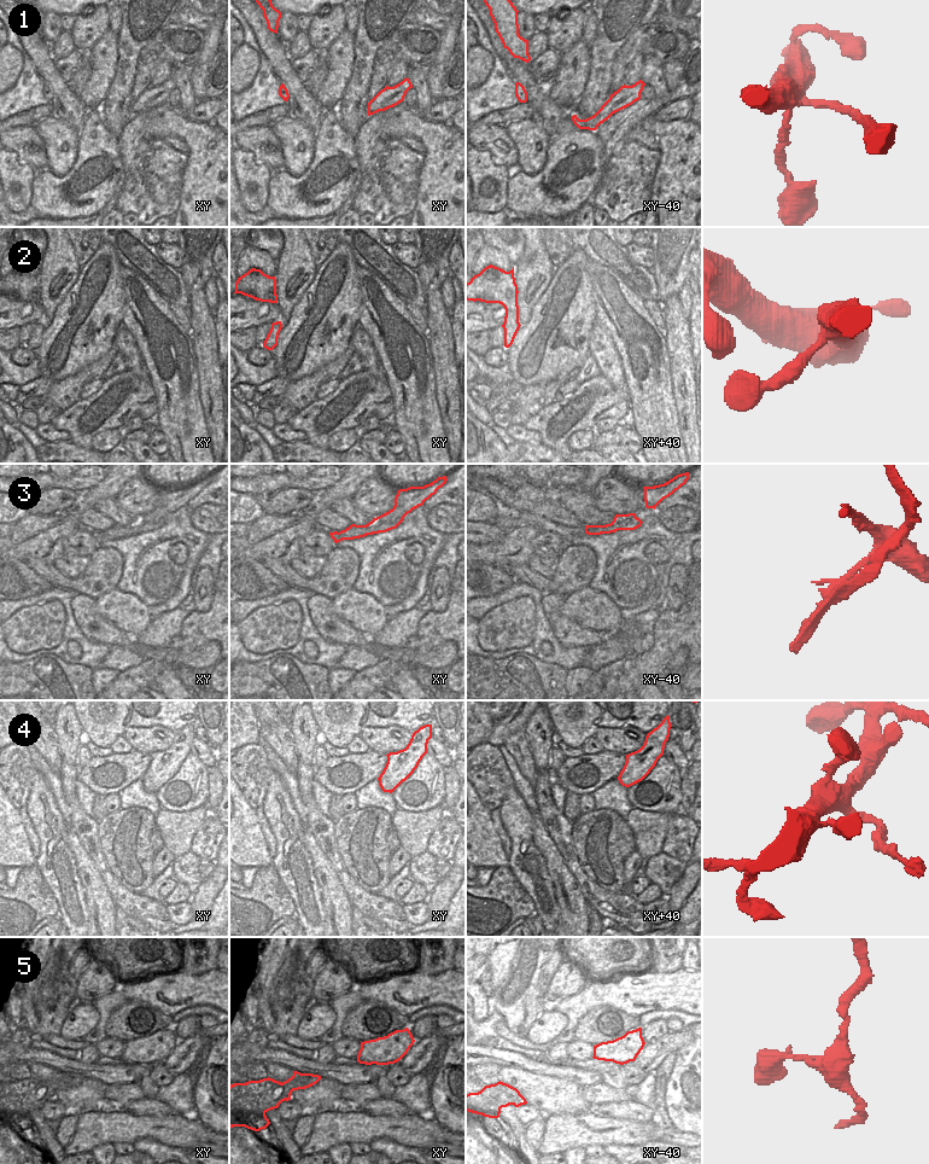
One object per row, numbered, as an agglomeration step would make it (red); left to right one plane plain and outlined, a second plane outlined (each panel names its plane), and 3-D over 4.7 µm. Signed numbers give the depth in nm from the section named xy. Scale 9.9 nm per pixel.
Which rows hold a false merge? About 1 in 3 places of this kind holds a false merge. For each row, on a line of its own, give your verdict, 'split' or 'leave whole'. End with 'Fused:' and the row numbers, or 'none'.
1: leave whole
2: leave whole
3: split
4: leave whole
5: leave whole
Fused: 3

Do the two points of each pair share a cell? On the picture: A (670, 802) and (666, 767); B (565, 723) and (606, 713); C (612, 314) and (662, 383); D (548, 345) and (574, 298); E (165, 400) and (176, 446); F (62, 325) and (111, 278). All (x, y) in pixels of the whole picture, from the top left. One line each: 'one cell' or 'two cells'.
A: one cell
B: one cell
C: one cell
D: one cell
E: one cell
F: one cell

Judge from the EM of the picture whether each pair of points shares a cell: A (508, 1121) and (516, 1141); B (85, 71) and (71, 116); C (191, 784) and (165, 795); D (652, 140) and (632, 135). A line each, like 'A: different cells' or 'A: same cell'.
A: same cell
B: different cells
C: same cell
D: same cell

